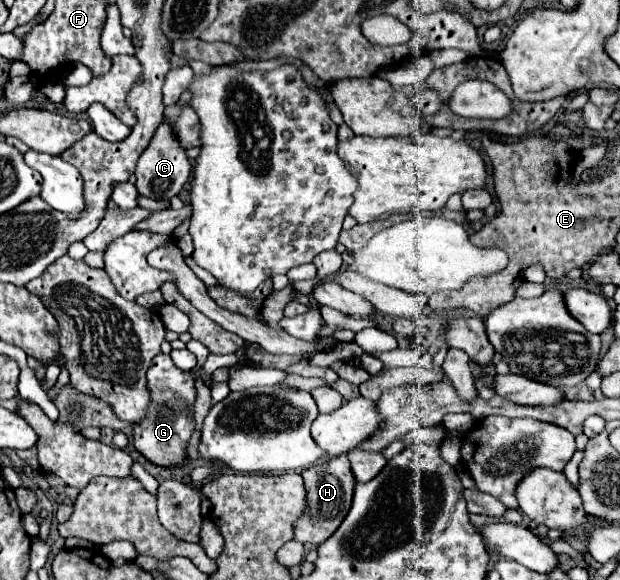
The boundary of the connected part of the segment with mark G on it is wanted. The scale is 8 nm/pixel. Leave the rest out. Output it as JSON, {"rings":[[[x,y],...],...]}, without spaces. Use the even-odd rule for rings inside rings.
{"rings":[[[158,354],[152,360],[152,366],[148,370],[148,390],[152,396],[148,416],[136,422],[132,430],[132,446],[148,462],[162,468],[176,468],[188,460],[186,448],[194,432],[194,418],[192,418],[192,406],[196,400],[194,382],[196,382],[194,374],[176,368],[168,354]]]}

